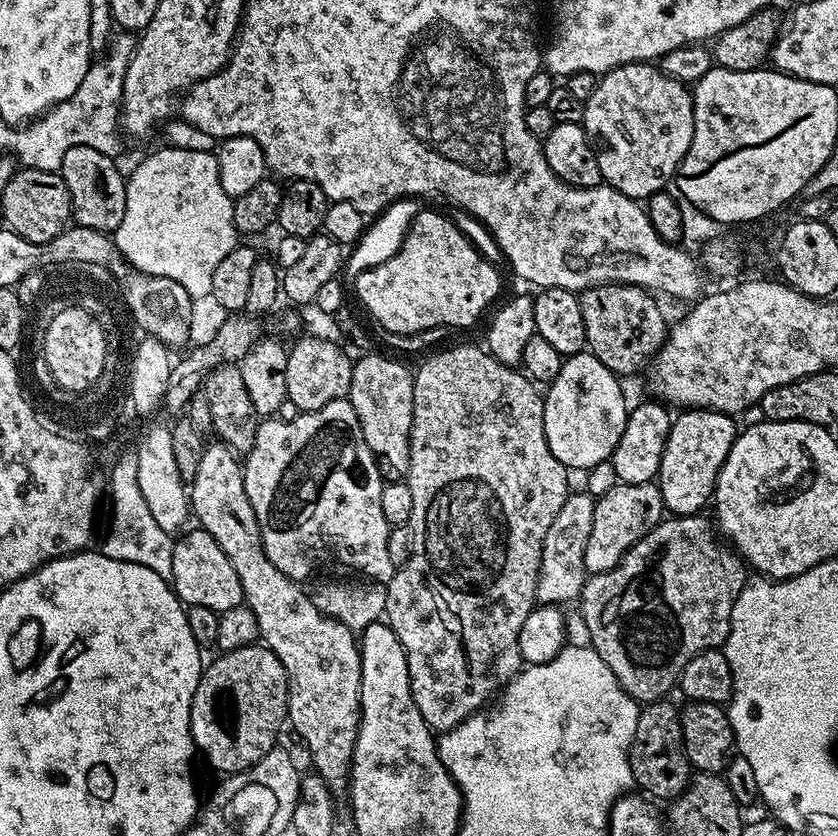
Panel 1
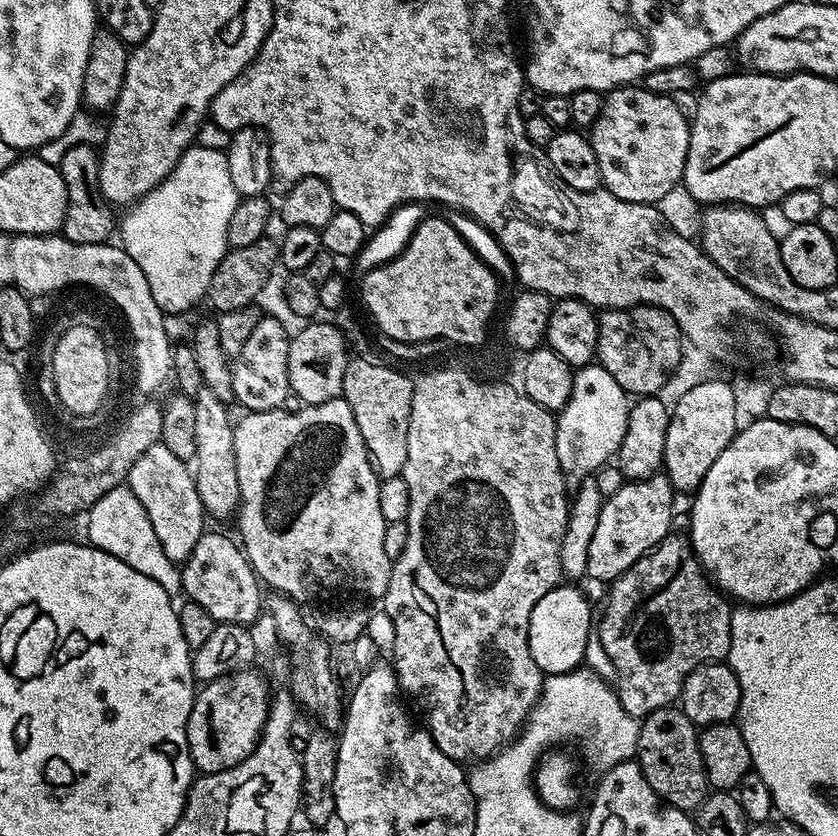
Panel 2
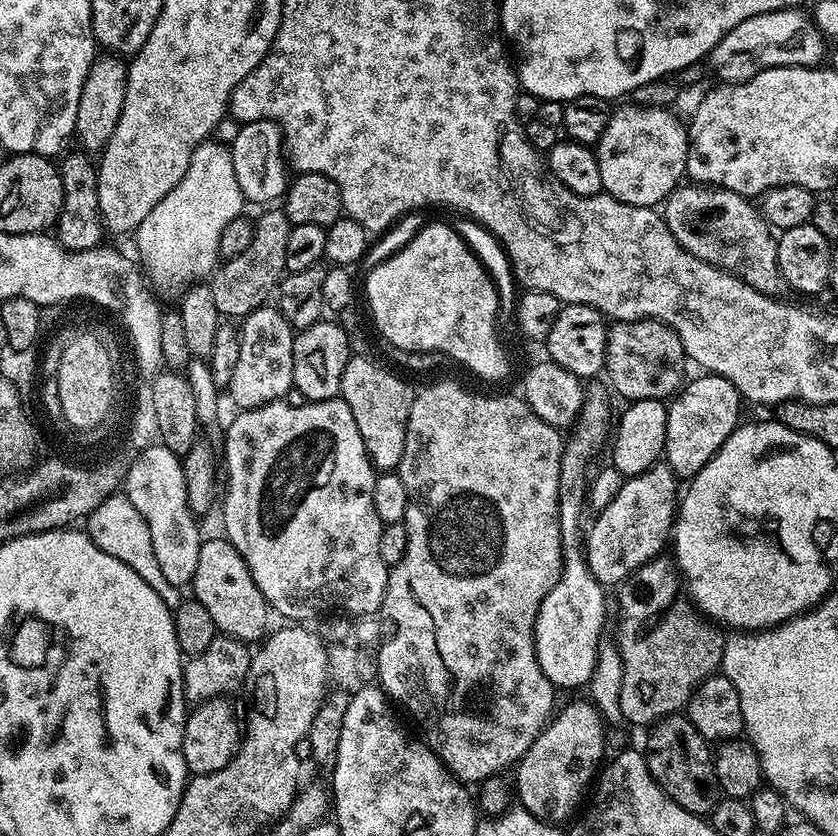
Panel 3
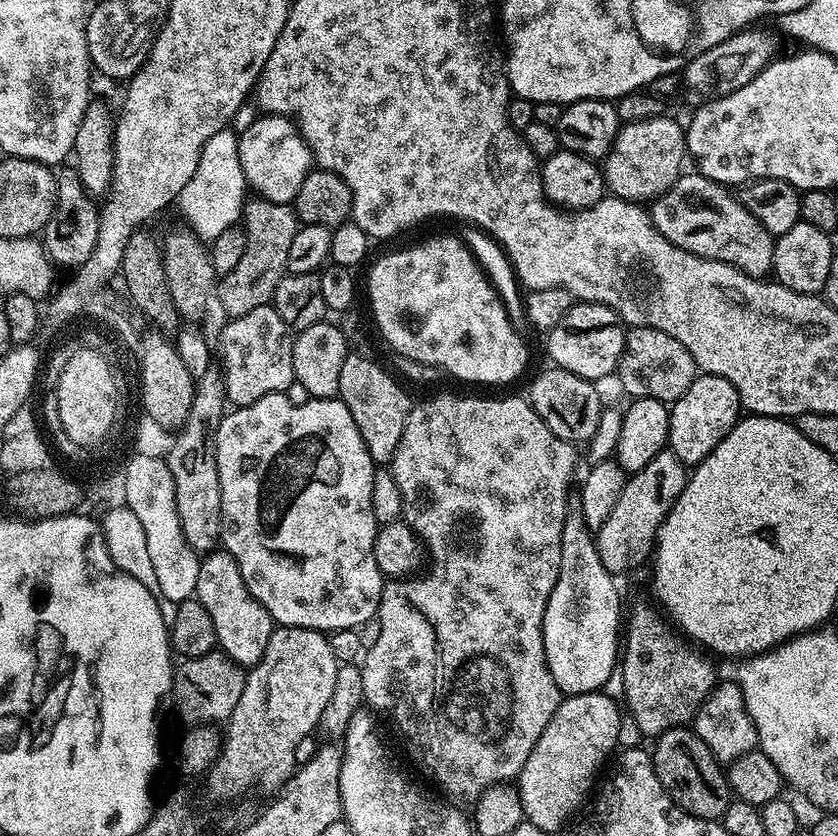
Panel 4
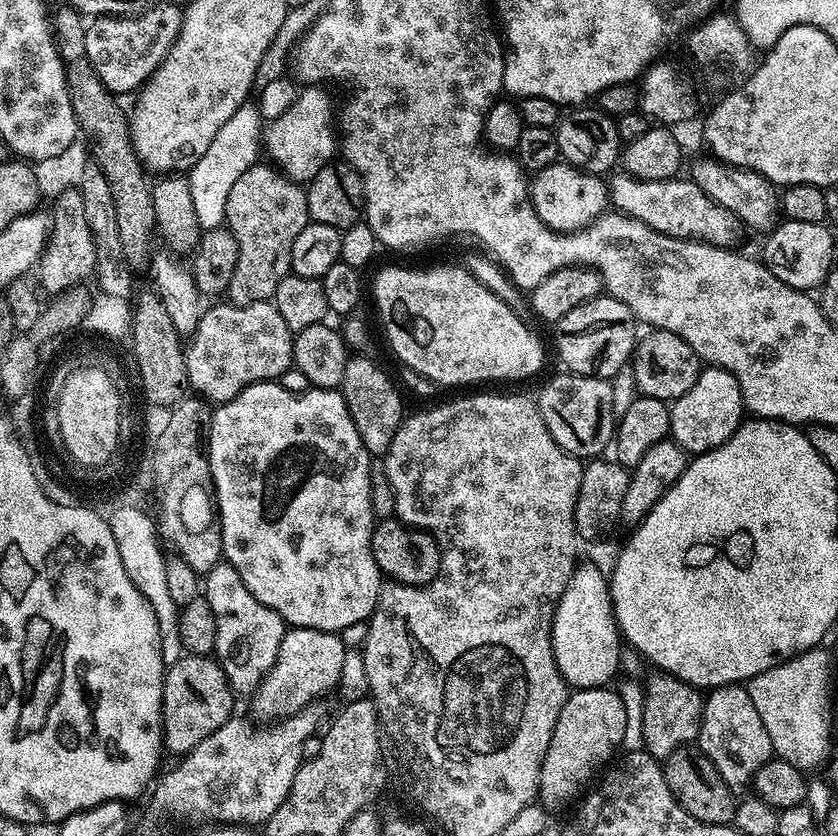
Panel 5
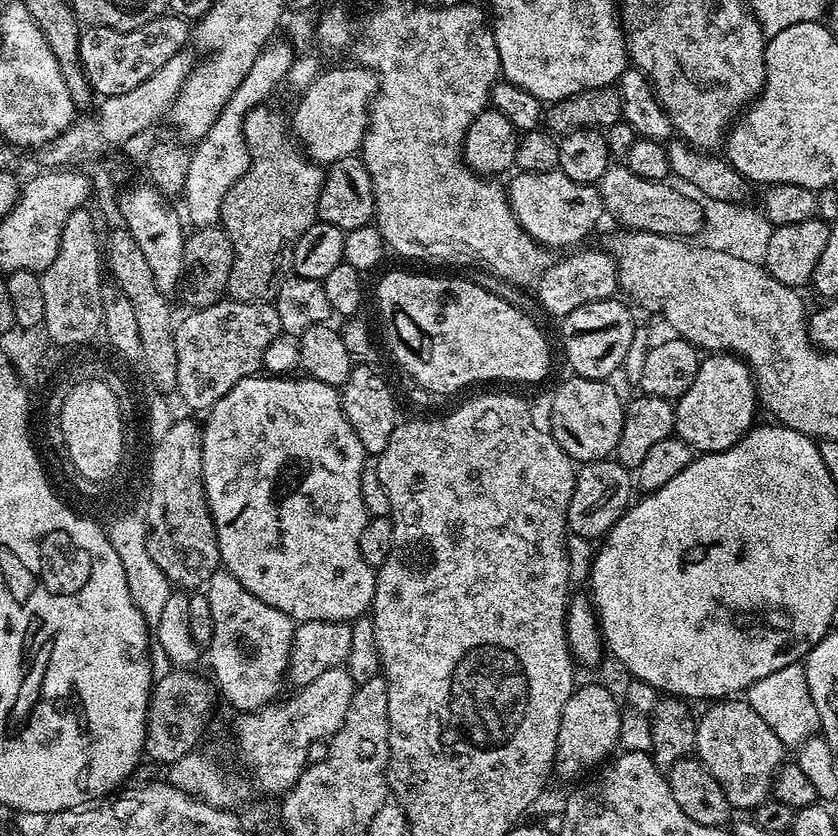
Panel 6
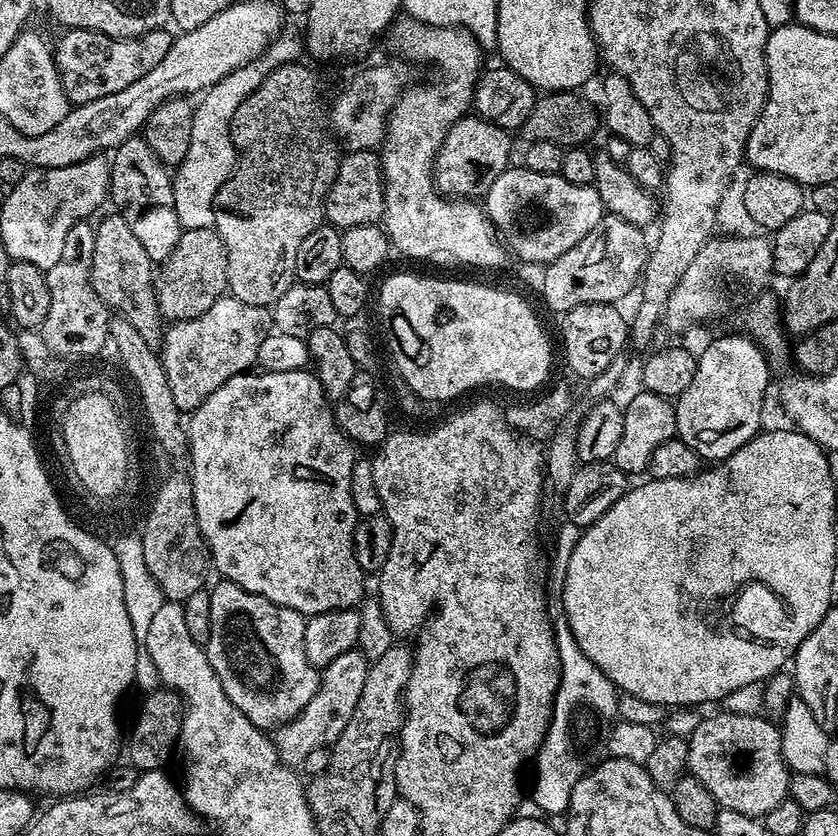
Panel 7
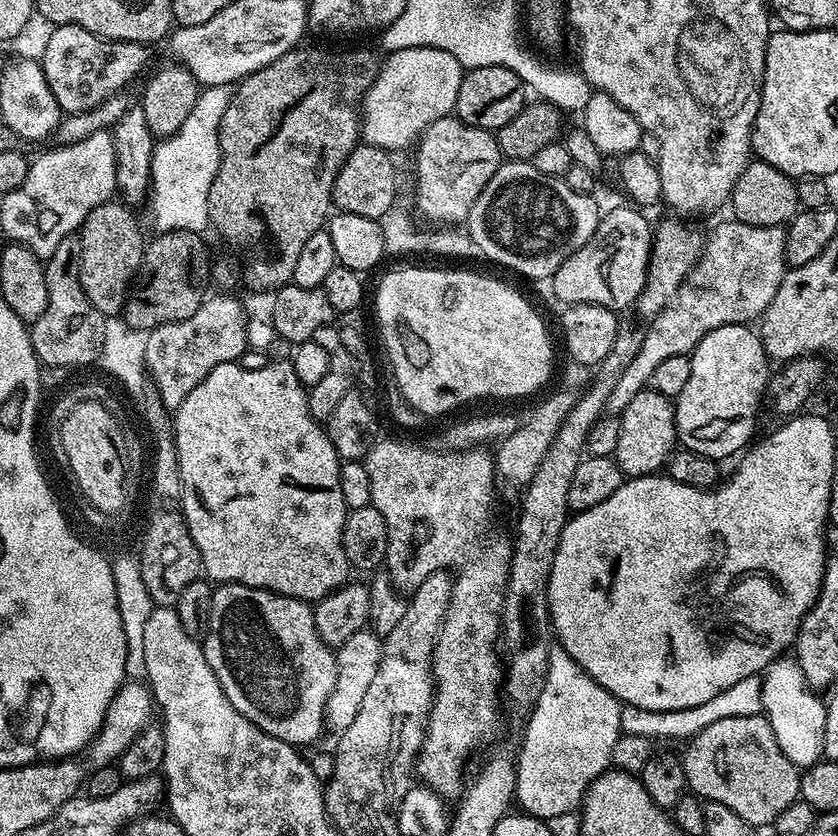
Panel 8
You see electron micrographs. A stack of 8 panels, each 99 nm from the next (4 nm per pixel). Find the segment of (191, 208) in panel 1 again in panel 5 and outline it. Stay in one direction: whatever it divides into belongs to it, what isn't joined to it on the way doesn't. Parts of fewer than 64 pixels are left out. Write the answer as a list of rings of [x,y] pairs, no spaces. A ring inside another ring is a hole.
[[[246,102],[235,112],[214,134],[214,142],[202,158],[198,158],[196,165],[187,173],[186,179],[190,186],[190,194],[194,197],[194,210],[198,213],[198,222],[201,229],[218,228],[224,224],[226,214],[226,198],[230,198],[230,190],[250,166],[257,163],[262,152],[262,124],[260,128],[260,112],[251,108],[251,103]]]

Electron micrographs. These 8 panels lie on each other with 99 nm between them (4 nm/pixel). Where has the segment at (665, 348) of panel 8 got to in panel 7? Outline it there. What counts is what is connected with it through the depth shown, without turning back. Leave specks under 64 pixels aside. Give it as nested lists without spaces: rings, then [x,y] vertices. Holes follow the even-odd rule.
[[[756,235],[760,236],[724,236],[721,240],[709,238],[702,250],[694,254],[694,262],[686,266],[682,278],[678,278],[668,299],[667,319],[677,320],[680,324],[700,324],[703,320],[714,319],[728,304],[720,289],[724,276],[741,280],[744,284],[764,284],[773,279],[772,241],[767,235]]]

